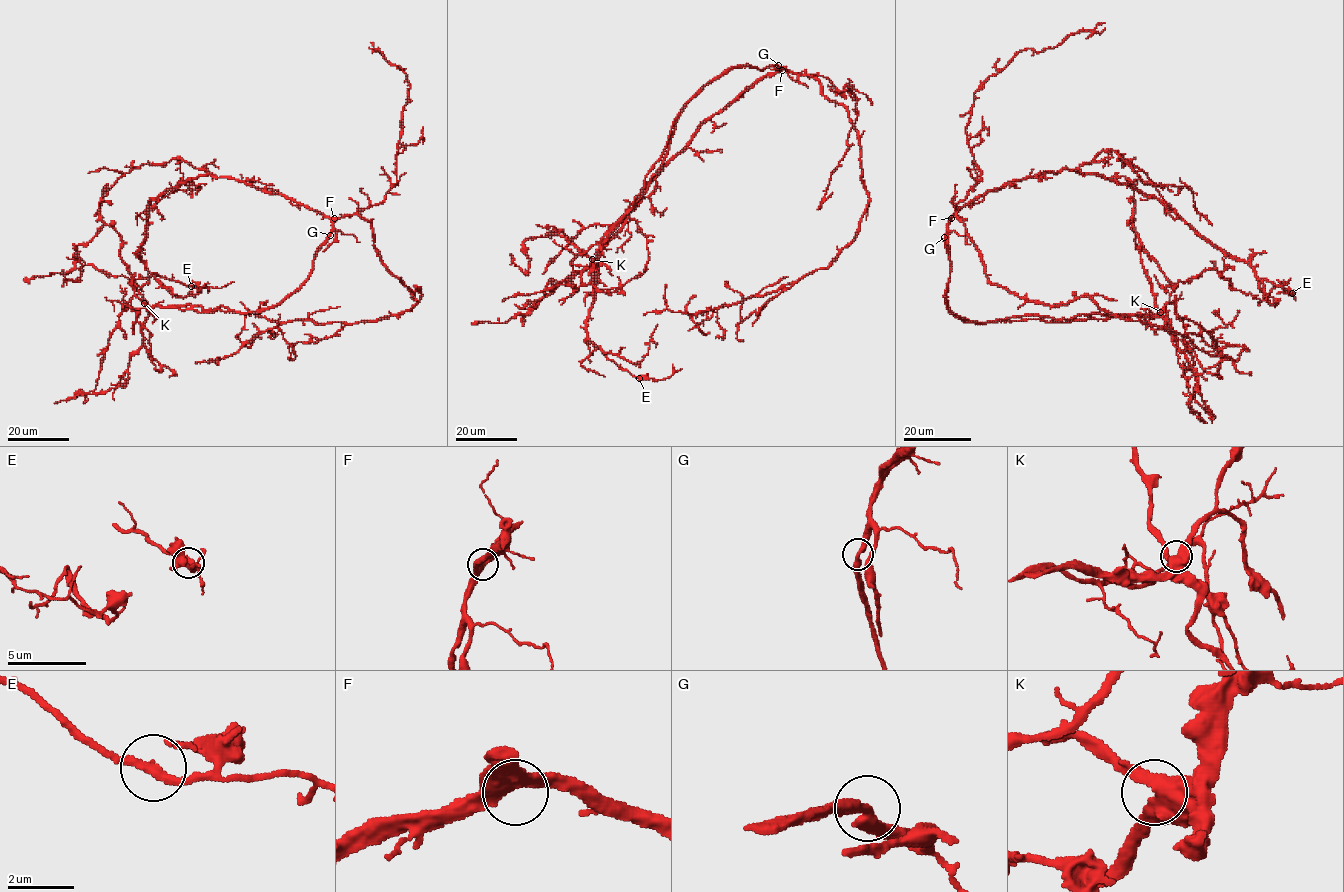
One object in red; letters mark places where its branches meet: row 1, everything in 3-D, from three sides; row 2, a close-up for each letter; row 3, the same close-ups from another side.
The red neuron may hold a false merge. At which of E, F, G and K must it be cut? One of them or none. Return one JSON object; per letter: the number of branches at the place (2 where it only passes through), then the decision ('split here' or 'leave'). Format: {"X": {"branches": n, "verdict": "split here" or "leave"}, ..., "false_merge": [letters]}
{"E": {"branches": 2, "verdict": "leave"}, "F": {"branches": 3, "verdict": "leave"}, "G": {"branches": 2, "verdict": "leave"}, "K": {"branches": 2, "verdict": "leave"}, "false_merge": []}

